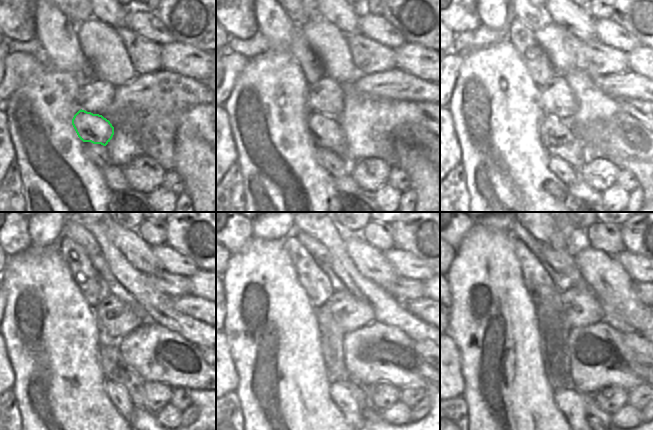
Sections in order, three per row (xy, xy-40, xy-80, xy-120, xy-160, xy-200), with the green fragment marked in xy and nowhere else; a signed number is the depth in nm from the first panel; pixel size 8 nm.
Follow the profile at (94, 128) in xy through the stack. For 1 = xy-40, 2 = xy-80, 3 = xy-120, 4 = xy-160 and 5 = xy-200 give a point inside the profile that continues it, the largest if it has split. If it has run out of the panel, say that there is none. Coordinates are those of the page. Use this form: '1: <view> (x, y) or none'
1: xy-40 (326, 132)
2: xy-80 (555, 135)
3: xy-120 (114, 368)
4: xy-160 (368, 412)
5: xy-200 (595, 415)

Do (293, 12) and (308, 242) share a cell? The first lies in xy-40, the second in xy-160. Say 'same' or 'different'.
same

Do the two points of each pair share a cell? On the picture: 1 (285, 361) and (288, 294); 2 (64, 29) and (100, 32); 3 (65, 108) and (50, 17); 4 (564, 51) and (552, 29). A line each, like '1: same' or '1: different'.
1: same
2: different
3: different
4: same

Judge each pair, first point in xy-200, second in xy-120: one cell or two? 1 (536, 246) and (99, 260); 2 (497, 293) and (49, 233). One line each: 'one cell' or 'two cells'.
1: two cells
2: two cells

